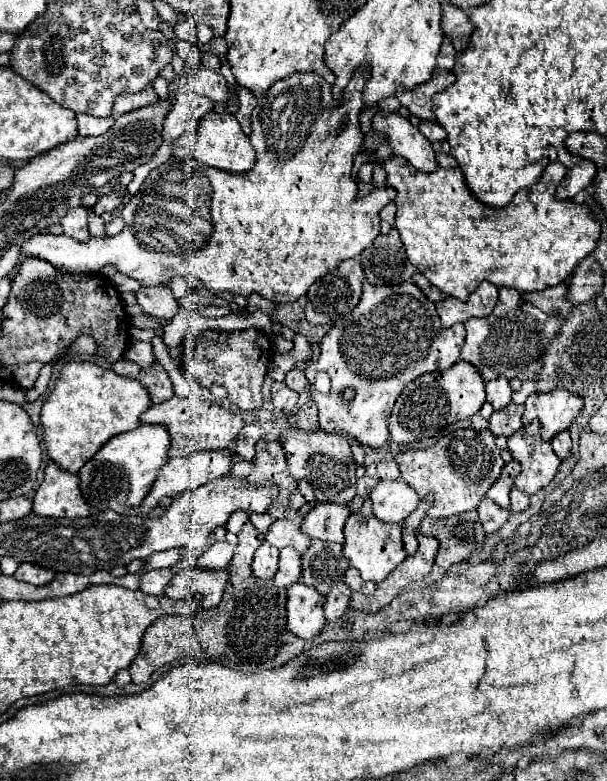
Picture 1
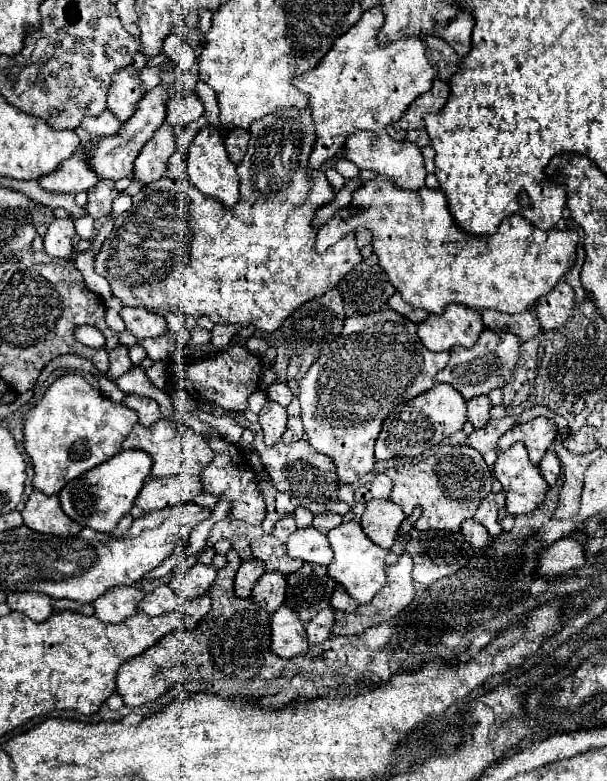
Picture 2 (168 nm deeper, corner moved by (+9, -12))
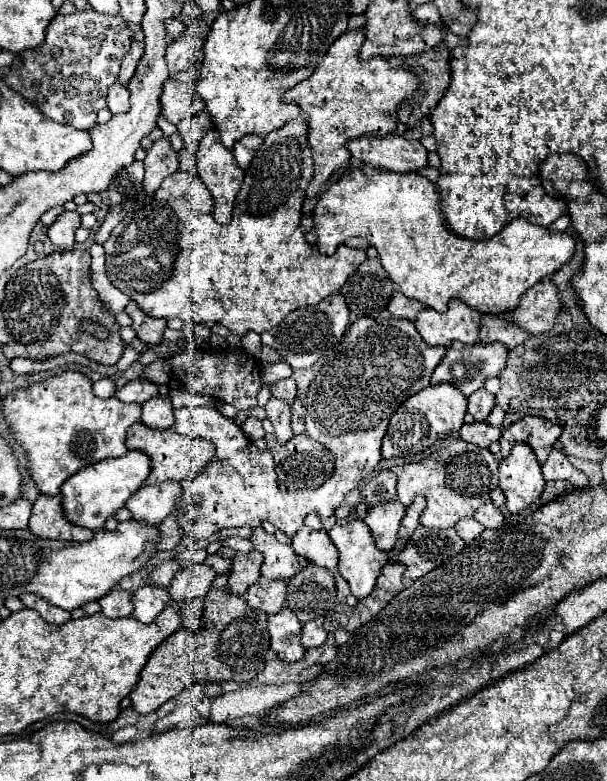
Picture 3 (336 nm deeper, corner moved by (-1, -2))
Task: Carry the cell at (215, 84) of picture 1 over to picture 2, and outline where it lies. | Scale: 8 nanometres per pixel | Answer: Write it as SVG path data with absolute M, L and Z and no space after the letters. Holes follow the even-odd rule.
M186 90L184 94L178 92L166 104L166 108L168 108L166 122L174 124L174 126L188 126L190 122L204 116L204 106L202 106L200 98L196 96L196 92L192 92L192 90Z

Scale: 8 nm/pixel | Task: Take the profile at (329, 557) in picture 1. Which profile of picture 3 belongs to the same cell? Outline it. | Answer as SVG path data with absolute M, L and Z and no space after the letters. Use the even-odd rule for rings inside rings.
M308 564L292 580L288 580L288 596L284 608L296 612L302 624L324 618L336 604L336 586L332 572L316 564Z

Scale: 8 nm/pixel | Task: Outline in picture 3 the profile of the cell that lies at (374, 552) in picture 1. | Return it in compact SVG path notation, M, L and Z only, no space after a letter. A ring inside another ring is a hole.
M352 520L352 522L348 522L346 526L338 526L338 524L336 524L336 526L332 526L332 528L328 530L328 536L330 536L330 540L334 542L334 546L336 546L338 552L340 552L338 572L340 572L342 578L348 582L350 592L352 592L356 598L368 596L368 594L374 590L376 578L380 576L382 566L388 562L388 554L376 548L374 538L372 538L372 534L370 534L370 528L368 528L362 520Z

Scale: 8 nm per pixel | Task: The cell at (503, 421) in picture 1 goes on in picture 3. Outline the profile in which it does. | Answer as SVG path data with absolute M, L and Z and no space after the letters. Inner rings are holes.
M474 422L472 426L462 426L460 428L460 438L464 442L470 442L470 444L476 444L480 448L488 448L492 442L496 442L500 438L502 430L496 428L496 426L490 426L490 424L484 424L484 422Z

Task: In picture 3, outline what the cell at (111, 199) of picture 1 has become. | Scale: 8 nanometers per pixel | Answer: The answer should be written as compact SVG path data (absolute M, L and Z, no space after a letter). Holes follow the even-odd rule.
M134 160L130 166L122 168L114 176L108 190L98 192L98 194L88 194L88 200L94 206L116 206L116 204L134 200L138 196L138 192L142 190L142 176L144 176L142 162Z

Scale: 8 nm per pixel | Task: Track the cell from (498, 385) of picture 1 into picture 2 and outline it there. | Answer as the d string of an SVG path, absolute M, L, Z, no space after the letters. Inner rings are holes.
M474 396L468 400L468 420L474 424L474 428L482 428L490 418L492 402L488 396Z

